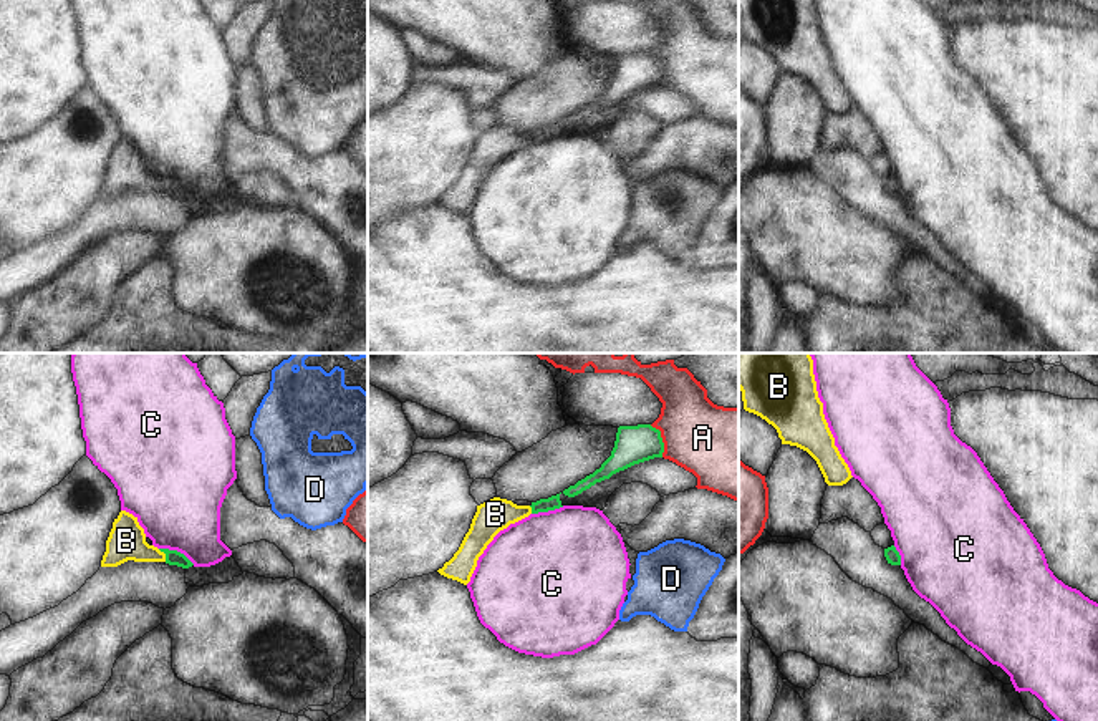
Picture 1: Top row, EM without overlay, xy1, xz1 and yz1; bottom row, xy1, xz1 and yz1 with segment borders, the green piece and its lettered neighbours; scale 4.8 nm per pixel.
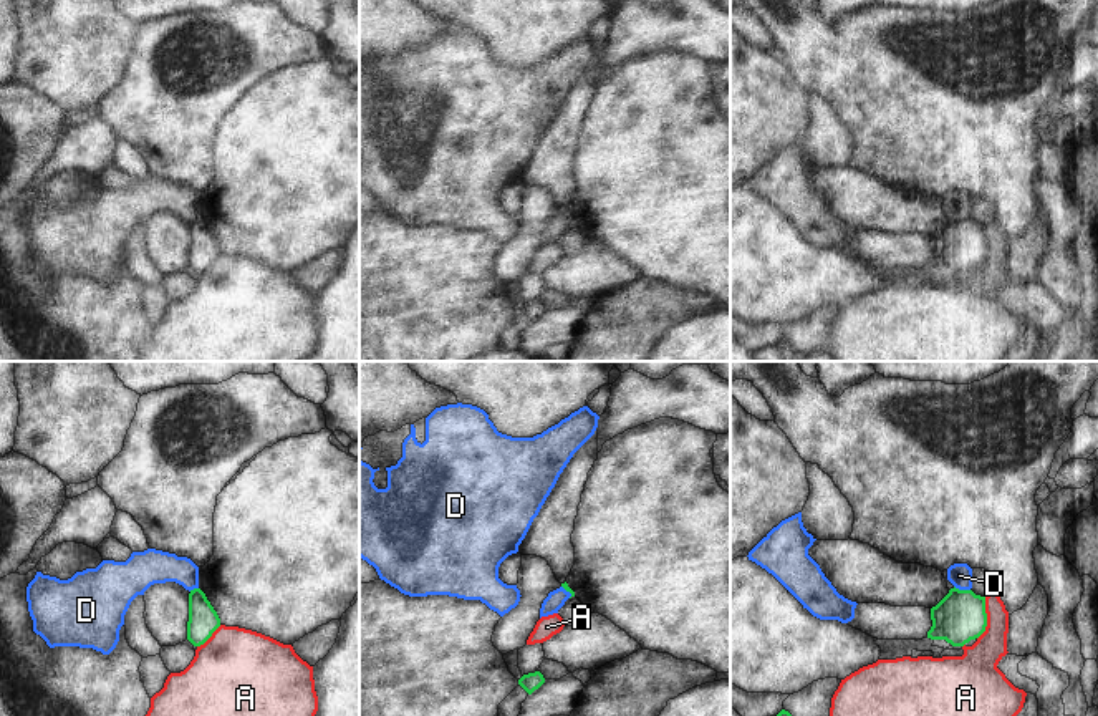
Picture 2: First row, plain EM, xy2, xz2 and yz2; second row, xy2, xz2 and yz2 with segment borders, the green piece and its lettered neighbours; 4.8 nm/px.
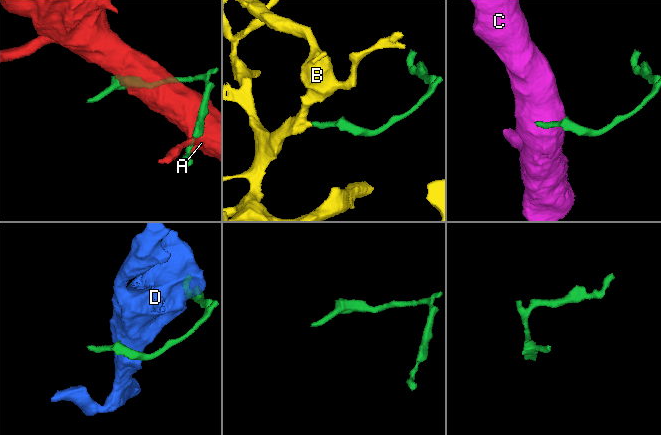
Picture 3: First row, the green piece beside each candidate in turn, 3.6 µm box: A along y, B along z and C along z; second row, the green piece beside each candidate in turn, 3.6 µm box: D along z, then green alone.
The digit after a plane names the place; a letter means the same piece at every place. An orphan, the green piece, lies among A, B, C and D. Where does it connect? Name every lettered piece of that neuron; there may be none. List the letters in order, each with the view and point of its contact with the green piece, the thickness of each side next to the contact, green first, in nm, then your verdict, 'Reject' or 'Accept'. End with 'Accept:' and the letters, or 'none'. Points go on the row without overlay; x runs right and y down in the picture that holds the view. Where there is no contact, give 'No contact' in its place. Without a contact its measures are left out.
A: Touches green at yz2 (986, 247). Thickness 240 nm (green) against 190 nm. Reject
B: Touches green at xy1 (164, 181). Thickness 80 nm (green) against 180 nm. Accept
C: Touches green at xy1 (176, 179). Thickness 80 nm (green) against 420 nm. Reject
D: Touches green at yz2 (963, 219). Thickness 240 nm (green) against 110 nm. Reject
Accept: B

